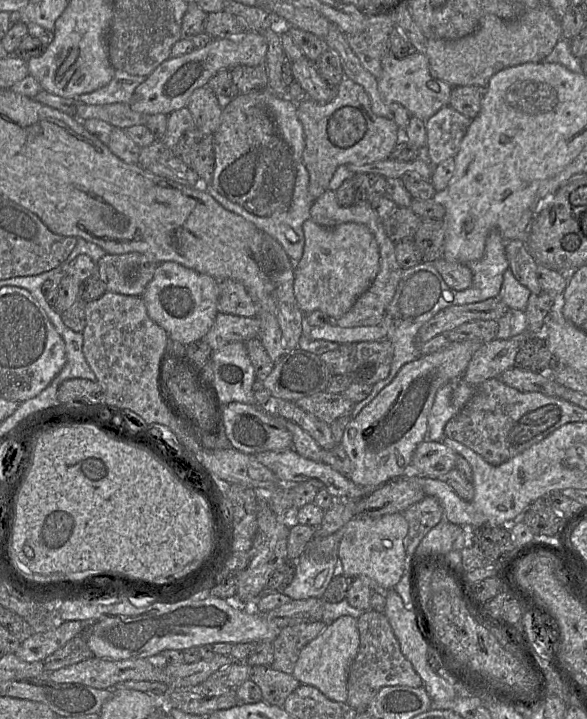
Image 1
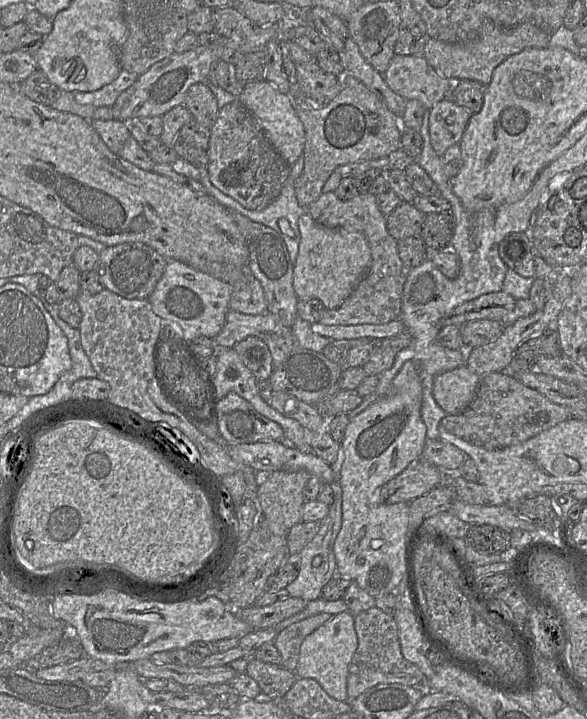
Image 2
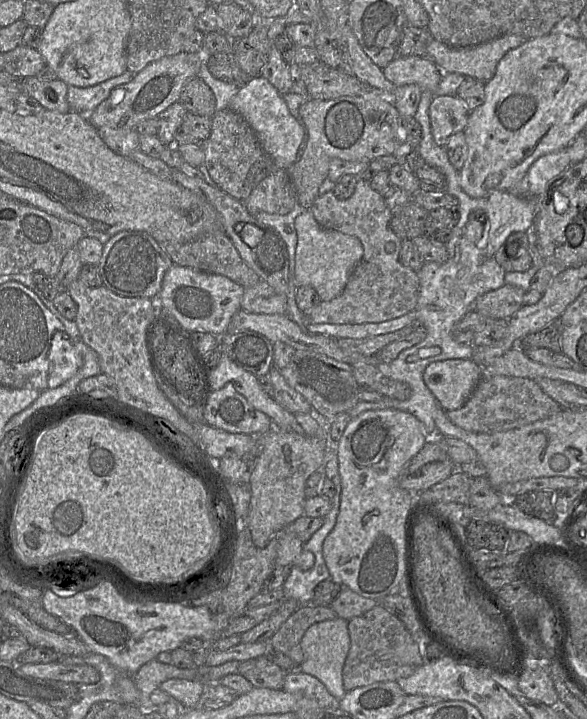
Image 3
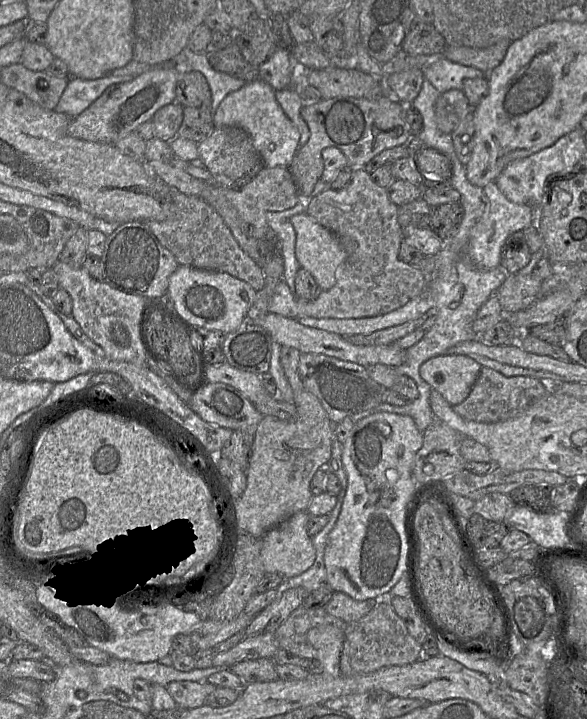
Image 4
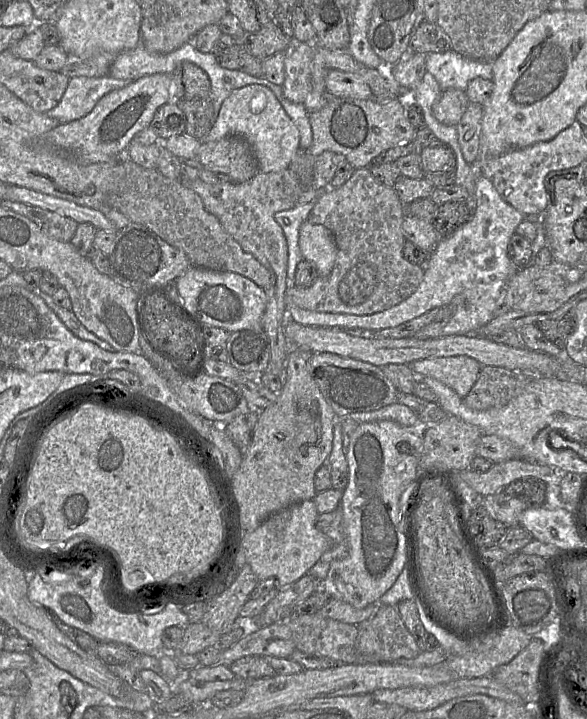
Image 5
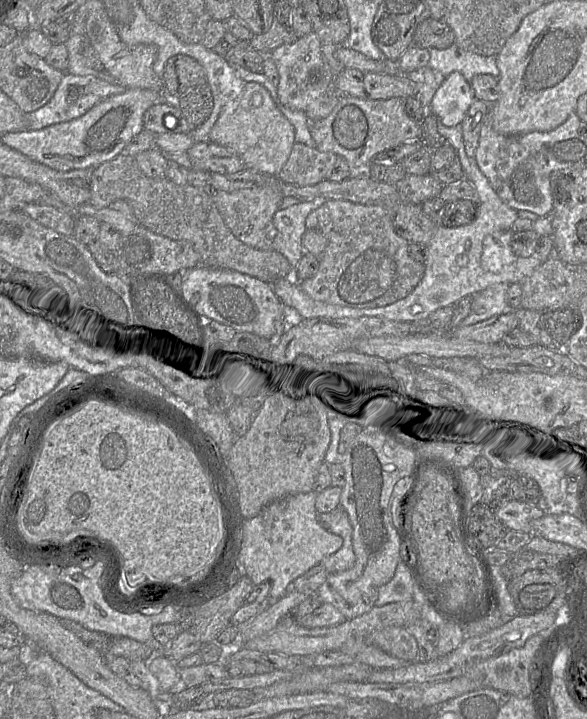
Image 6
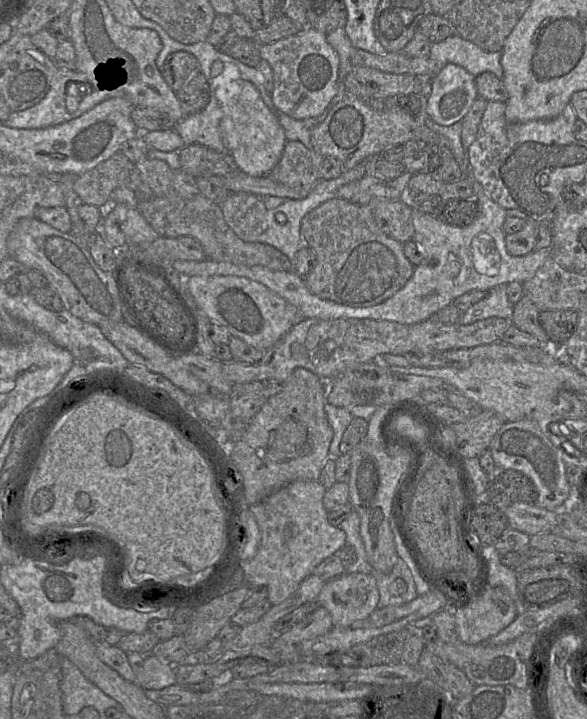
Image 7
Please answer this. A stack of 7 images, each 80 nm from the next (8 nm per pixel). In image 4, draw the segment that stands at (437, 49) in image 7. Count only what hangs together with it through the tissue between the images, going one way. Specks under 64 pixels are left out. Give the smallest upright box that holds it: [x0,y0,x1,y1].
[422,55,487,93]

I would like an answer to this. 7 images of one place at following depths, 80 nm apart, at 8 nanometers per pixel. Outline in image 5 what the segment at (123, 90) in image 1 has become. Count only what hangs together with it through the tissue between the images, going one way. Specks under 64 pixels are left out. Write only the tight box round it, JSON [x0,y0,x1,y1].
[47,77,132,123]

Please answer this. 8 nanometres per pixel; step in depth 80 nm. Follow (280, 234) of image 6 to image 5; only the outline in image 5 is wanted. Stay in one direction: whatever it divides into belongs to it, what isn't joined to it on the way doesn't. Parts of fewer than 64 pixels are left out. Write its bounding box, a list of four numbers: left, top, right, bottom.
[275,202,314,287]

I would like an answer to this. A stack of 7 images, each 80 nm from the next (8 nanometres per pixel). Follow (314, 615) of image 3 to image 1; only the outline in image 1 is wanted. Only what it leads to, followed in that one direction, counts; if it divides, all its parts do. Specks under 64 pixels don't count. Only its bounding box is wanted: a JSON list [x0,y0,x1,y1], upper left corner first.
[271,621,327,674]

